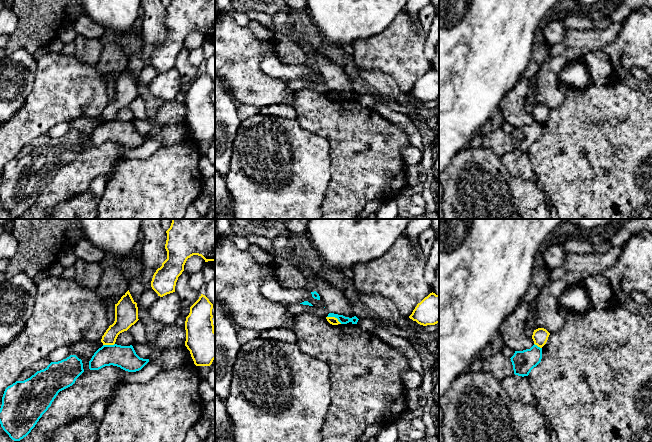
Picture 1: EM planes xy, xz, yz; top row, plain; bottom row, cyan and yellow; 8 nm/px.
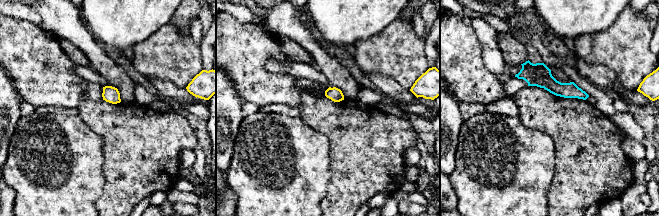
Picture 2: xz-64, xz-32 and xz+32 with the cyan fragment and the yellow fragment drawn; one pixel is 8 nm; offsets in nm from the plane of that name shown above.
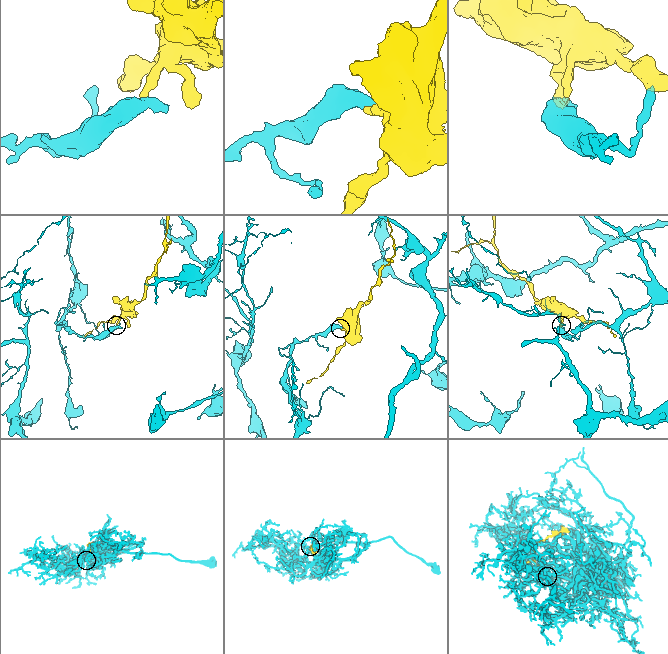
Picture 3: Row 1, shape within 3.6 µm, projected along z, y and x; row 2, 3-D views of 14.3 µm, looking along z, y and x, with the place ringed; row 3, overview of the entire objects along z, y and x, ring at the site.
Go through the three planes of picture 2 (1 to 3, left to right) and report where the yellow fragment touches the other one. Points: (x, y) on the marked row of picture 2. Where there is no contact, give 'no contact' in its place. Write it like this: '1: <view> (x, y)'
1: no contact
2: no contact
3: no contact

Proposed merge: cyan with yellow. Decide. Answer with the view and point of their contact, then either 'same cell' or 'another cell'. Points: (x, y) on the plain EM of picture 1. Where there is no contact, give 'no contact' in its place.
meets cyan in xz at (334, 92); another cell

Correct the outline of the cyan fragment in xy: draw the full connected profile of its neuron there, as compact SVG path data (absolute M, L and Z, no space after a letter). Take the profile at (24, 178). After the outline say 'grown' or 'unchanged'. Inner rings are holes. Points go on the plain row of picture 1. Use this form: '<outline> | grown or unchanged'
M70 131L61 137L51 138L30 154L8 162L4 167L0 184L0 200L3 206L14 217L26 213L51 182L58 169L72 162L83 148L82 136L76 131Z | unchanged

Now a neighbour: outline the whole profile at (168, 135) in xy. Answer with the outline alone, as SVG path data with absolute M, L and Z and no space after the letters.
M187 123L165 125L156 134L150 134L149 138L139 147L128 148L121 145L120 156L124 160L144 160L151 157L160 148L178 144L186 138L194 140Z

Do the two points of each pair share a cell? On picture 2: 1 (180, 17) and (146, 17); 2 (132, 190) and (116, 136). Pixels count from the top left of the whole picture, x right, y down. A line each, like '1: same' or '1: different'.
1: different
2: same

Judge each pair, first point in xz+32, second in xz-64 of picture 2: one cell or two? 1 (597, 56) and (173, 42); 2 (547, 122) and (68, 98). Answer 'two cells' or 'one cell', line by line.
1: one cell
2: two cells

